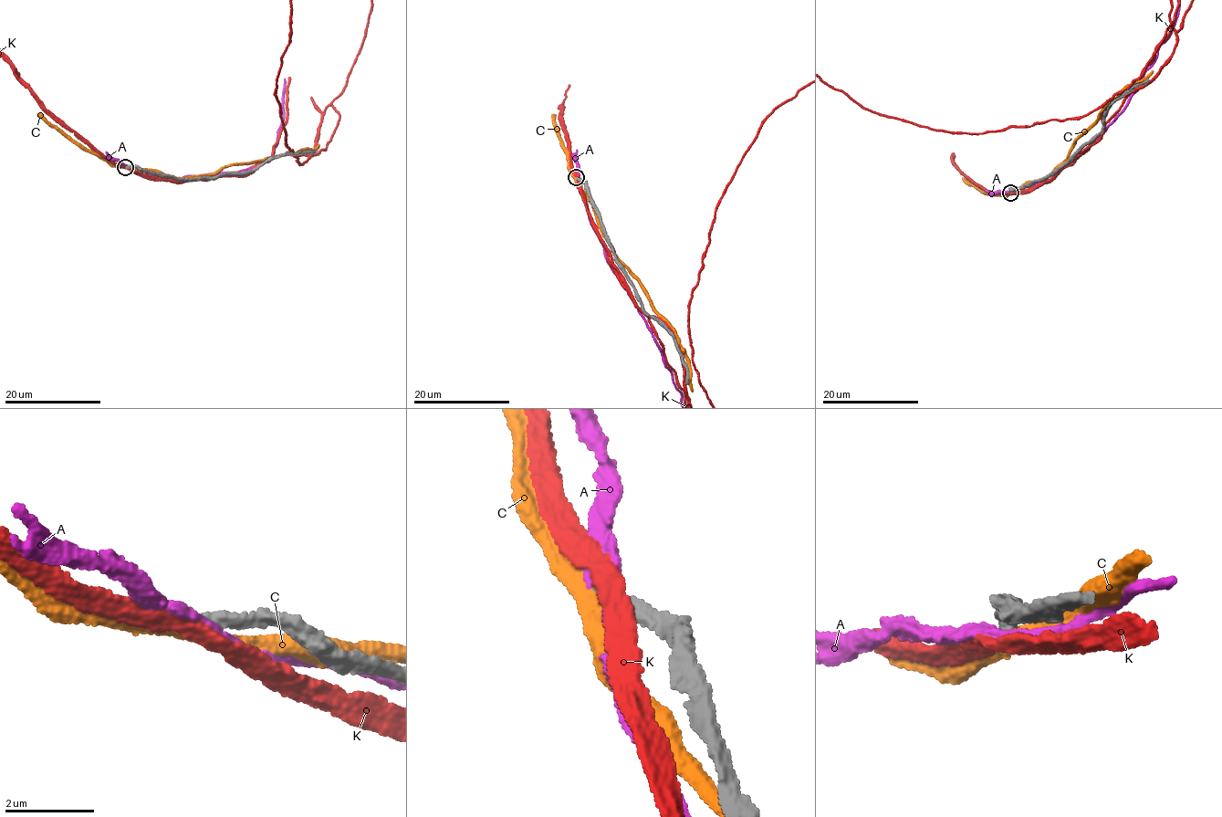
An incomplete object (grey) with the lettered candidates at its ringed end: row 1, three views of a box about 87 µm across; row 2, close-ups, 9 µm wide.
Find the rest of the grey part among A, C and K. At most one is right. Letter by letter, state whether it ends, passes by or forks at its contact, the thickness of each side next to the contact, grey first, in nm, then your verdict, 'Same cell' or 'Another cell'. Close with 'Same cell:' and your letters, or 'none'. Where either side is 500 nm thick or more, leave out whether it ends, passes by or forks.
A: It passes by. Thickness 360 nm (grey) against 320 nm. Same cell
C: It passes by. Thickness 360 nm (grey) against 380 nm. Another cell
K: It passes by. Thickness 340 nm (grey) against 360 nm. Another cell
Same cell: A

